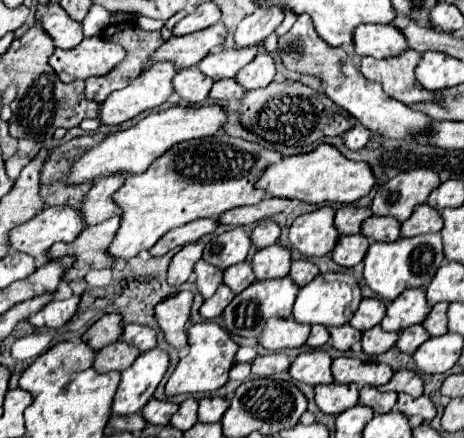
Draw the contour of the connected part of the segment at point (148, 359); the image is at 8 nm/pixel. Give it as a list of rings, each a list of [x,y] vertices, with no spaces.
[[[152,348],[148,352],[142,352],[136,358],[136,362],[122,372],[112,412],[120,416],[140,412],[142,406],[152,398],[168,366],[170,358],[168,352],[164,352],[162,348]]]

